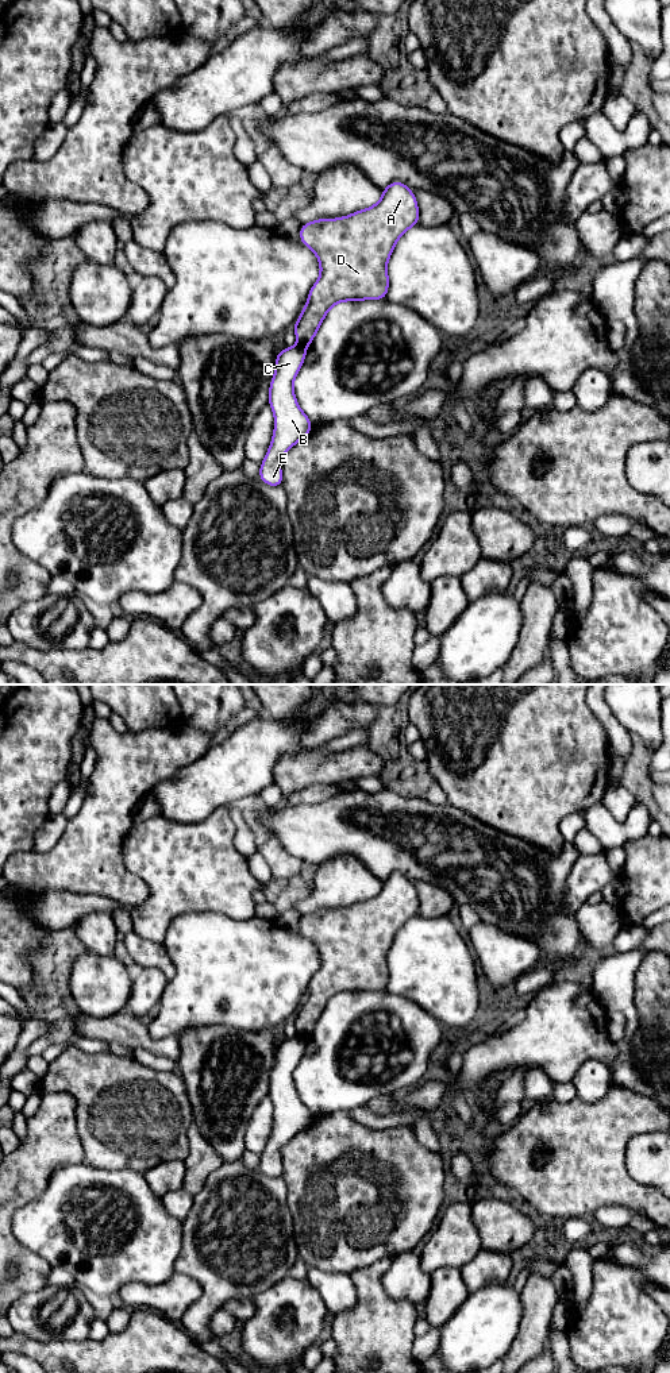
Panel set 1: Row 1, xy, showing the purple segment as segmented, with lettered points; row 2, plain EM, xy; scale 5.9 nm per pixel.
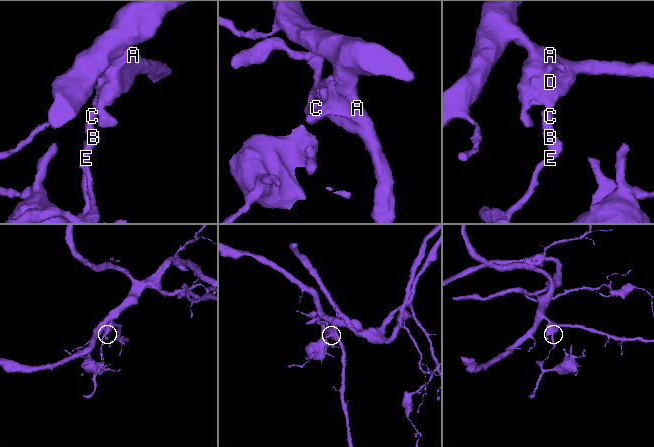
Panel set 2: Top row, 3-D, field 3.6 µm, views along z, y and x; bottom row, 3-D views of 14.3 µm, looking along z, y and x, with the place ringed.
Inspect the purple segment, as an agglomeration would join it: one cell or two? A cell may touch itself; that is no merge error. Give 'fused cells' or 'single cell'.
fused cells

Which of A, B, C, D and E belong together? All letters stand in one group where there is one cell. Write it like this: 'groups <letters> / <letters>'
groups A D / B C E

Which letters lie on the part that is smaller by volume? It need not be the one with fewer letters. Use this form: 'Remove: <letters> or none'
Remove: B, C, E

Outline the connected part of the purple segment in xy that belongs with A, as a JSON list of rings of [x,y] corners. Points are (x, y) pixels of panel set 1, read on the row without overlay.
[[[393,872],[382,882],[381,891],[367,900],[331,911],[317,910],[300,919],[300,933],[319,950],[320,968],[312,976],[307,995],[292,1018],[297,1037],[307,1040],[327,1003],[343,992],[384,991],[389,980],[388,952],[397,932],[419,915],[419,898],[413,883],[401,872]]]

